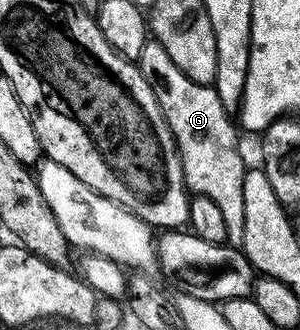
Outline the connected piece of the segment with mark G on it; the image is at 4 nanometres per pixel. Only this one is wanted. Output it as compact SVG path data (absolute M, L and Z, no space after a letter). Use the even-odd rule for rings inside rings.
M156 41L146 42L139 60L139 66L143 77L152 85L163 117L167 121L167 125L170 127L171 133L177 142L177 149L181 155L181 168L185 174L186 188L193 195L211 197L211 201L215 201L215 205L219 205L219 209L223 209L223 218L227 220L227 225L229 226L228 242L233 245L240 244L245 232L243 177L247 170L247 164L245 164L244 157L241 156L240 149L237 148L238 128L235 126L235 123L235 128L233 128L233 123L229 120L232 119L230 112L226 111L223 101L219 101L219 93L216 86L191 81L191 77L187 77L177 68L175 61L171 61L171 57L167 57L163 45Z

